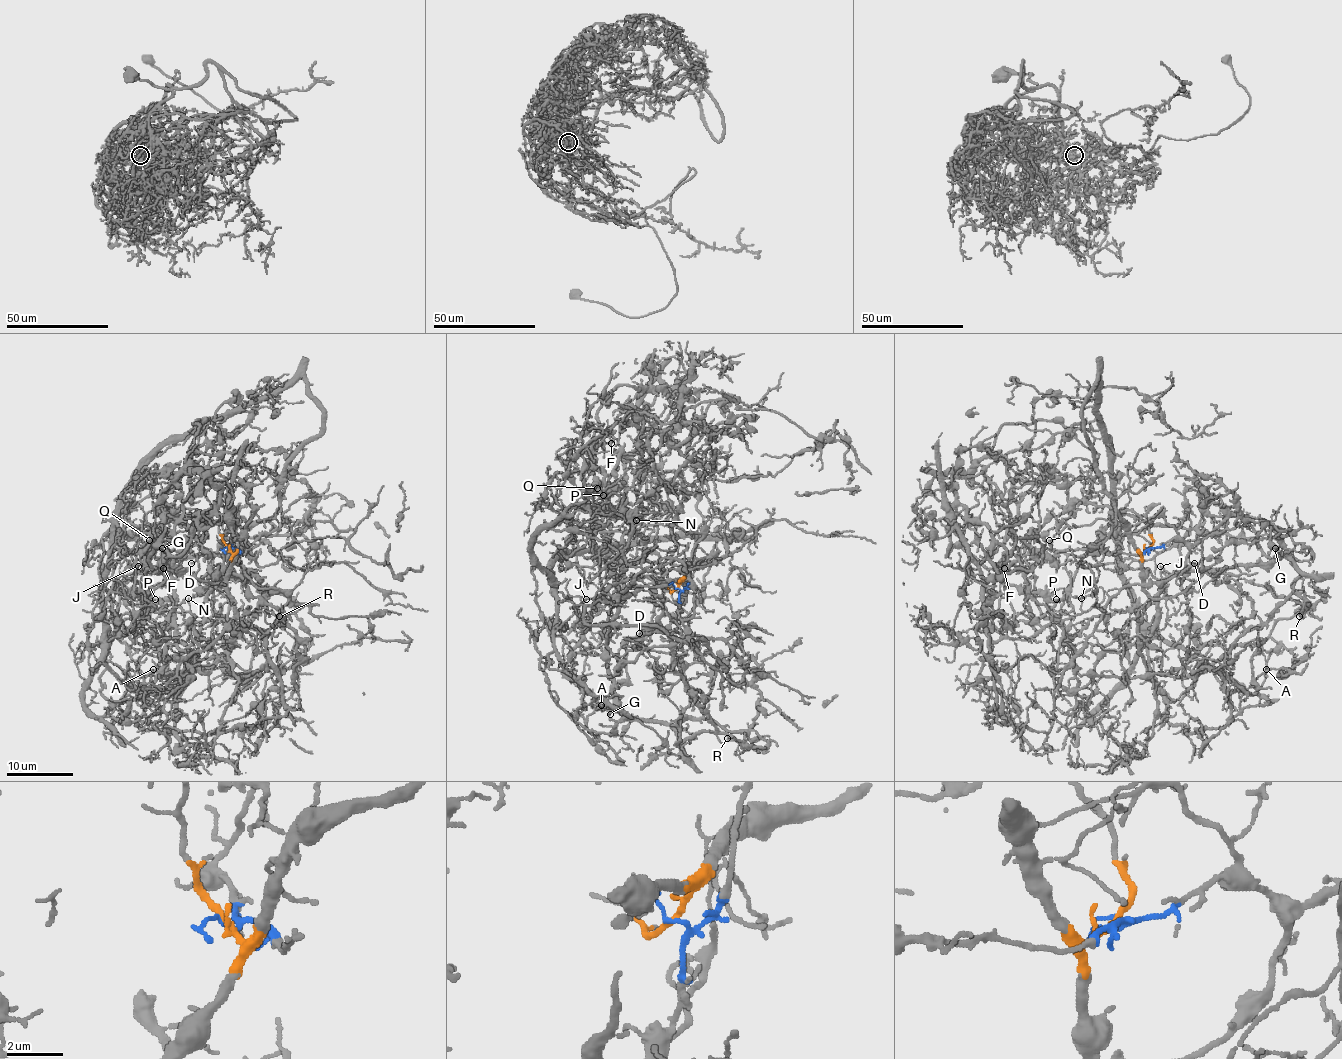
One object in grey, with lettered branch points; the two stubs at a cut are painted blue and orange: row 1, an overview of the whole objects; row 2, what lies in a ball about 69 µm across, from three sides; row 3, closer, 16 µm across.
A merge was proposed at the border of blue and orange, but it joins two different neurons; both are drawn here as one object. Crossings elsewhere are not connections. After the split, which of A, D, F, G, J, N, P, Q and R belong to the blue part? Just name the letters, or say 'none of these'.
D, G, R

